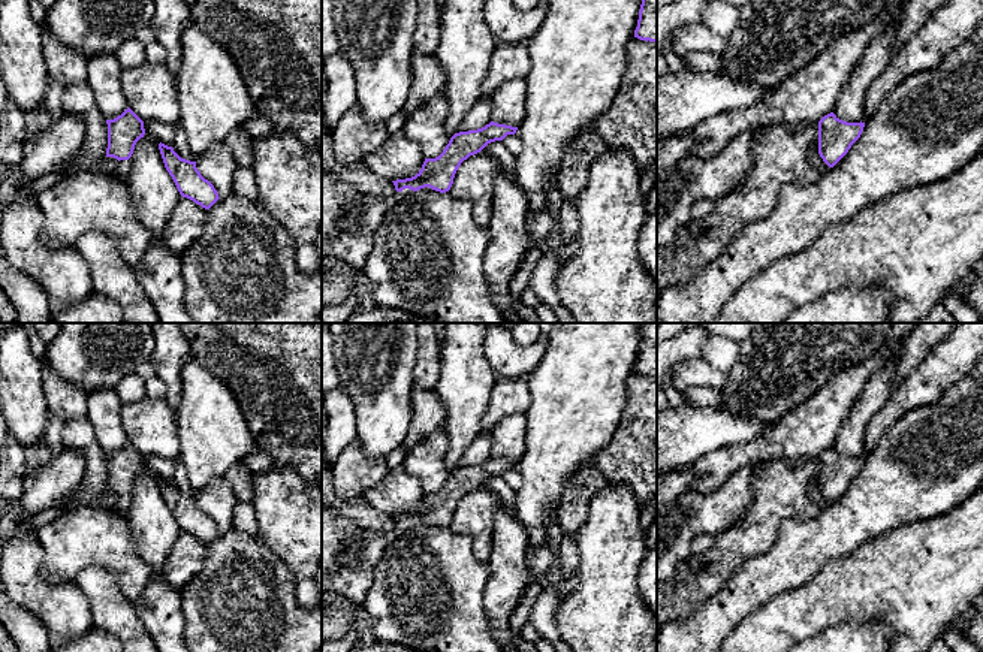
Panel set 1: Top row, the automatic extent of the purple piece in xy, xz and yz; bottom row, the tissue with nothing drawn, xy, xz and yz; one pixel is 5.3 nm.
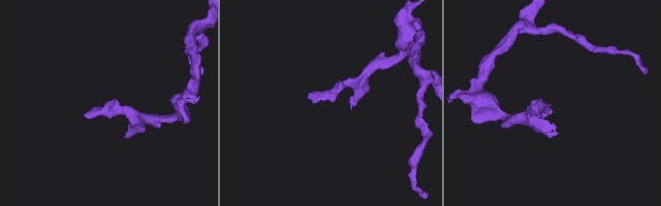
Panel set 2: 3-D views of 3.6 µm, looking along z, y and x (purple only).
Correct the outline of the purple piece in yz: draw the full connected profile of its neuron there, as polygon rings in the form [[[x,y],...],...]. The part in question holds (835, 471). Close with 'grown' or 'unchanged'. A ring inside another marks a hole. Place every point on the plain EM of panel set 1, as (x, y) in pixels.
[[[833,447],[818,456],[818,489],[833,502],[860,473],[865,458],[847,458]]] | unchanged

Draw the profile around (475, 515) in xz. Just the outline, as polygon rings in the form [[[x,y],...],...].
[[[483,486],[470,490],[458,502],[449,528],[473,538],[471,552],[480,562],[488,562],[492,549],[495,514],[501,498]]]

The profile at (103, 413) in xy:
[[[94,389],[88,393],[85,417],[93,425],[94,437],[106,455],[114,455],[127,444],[121,408],[123,402],[115,389]]]

